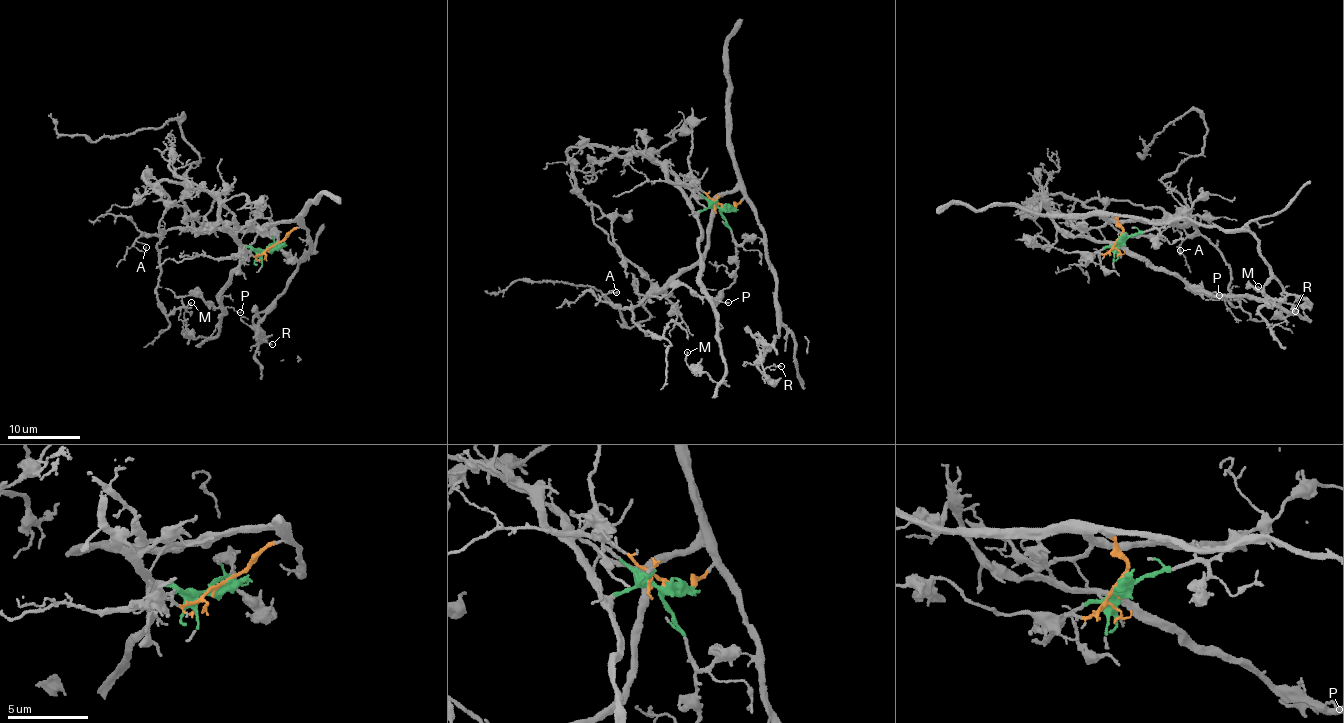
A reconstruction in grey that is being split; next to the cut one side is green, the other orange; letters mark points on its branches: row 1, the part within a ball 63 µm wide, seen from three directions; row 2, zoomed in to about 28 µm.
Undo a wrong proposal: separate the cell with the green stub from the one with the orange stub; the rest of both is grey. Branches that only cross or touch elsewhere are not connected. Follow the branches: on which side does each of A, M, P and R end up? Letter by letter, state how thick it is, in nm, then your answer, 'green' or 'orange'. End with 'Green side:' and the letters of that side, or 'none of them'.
A: 130 nm thick; orange
M: 110 nm thick; green
P: 110 nm thick; green
R: 100 nm thick; orange
Green side: M, P

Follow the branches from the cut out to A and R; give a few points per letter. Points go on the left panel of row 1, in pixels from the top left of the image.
A: (274, 247), (301, 226), (286, 221), (252, 231), (170, 229), (141, 234), (134, 245), (140, 251), (145, 247)
R: (274, 247), (300, 228), (307, 230), (310, 247), (299, 261), (288, 288), (252, 318), (255, 332), (272, 345)

